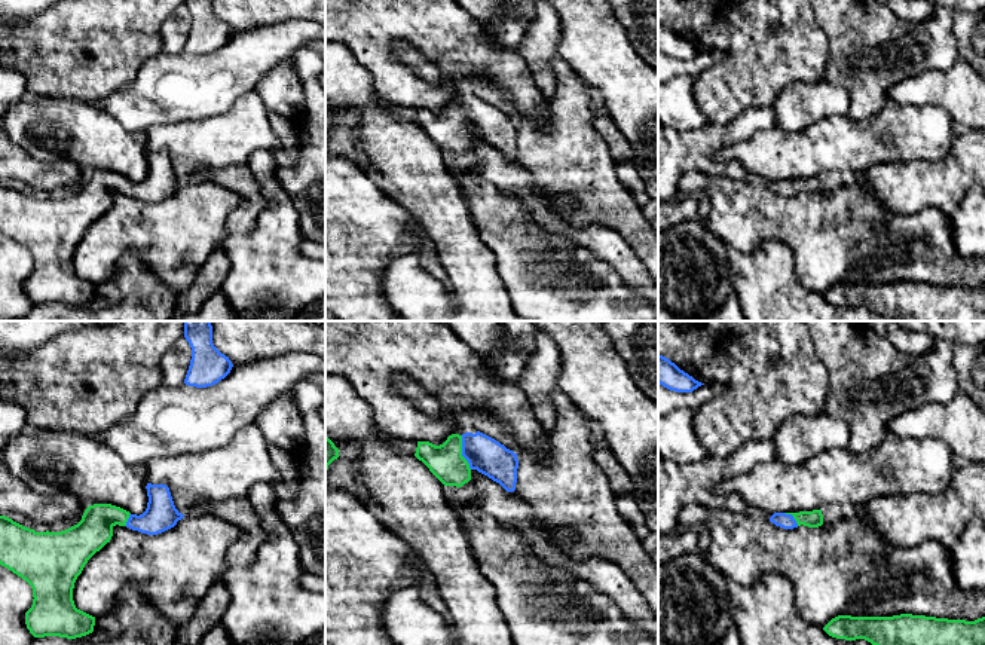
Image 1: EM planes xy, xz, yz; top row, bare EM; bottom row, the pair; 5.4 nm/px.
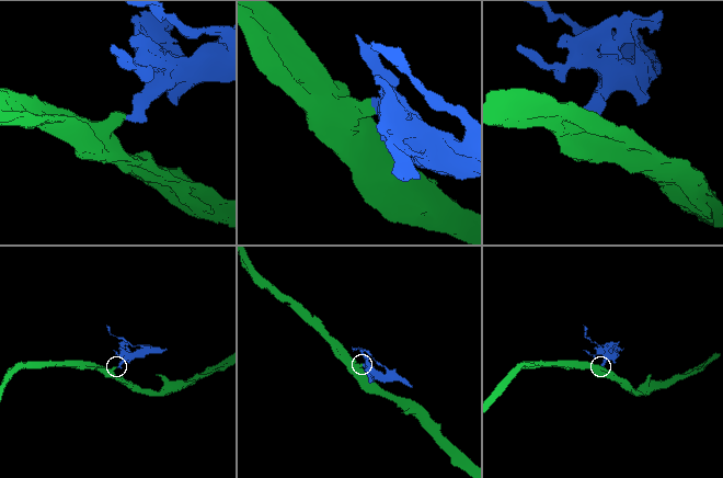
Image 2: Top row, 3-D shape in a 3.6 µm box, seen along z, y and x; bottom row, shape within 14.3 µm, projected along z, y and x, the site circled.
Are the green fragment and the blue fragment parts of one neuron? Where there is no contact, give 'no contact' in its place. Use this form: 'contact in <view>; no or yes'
contact in xz; yes

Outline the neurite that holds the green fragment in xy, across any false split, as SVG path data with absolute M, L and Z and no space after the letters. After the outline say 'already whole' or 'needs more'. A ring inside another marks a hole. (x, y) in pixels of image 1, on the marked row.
M147 483L146 489L149 502L143 514L94 504L77 525L61 532L36 532L0 516L0 565L33 589L25 624L34 638L76 639L94 632L95 617L76 608L73 589L88 560L110 542L116 525L157 535L184 517L166 484Z; needs more

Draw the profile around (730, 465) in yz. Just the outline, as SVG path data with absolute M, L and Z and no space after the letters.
M738 449L729 456L721 458L722 480L741 474L740 450L741 449Z

